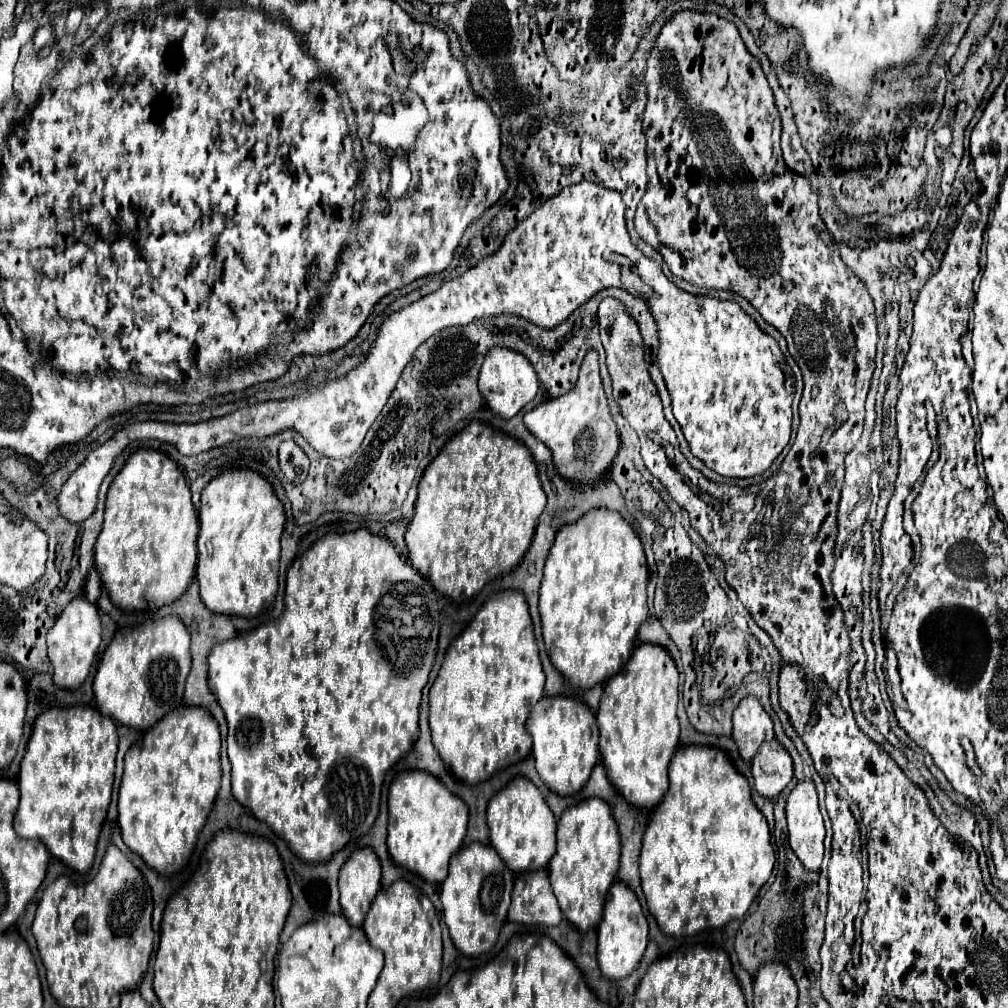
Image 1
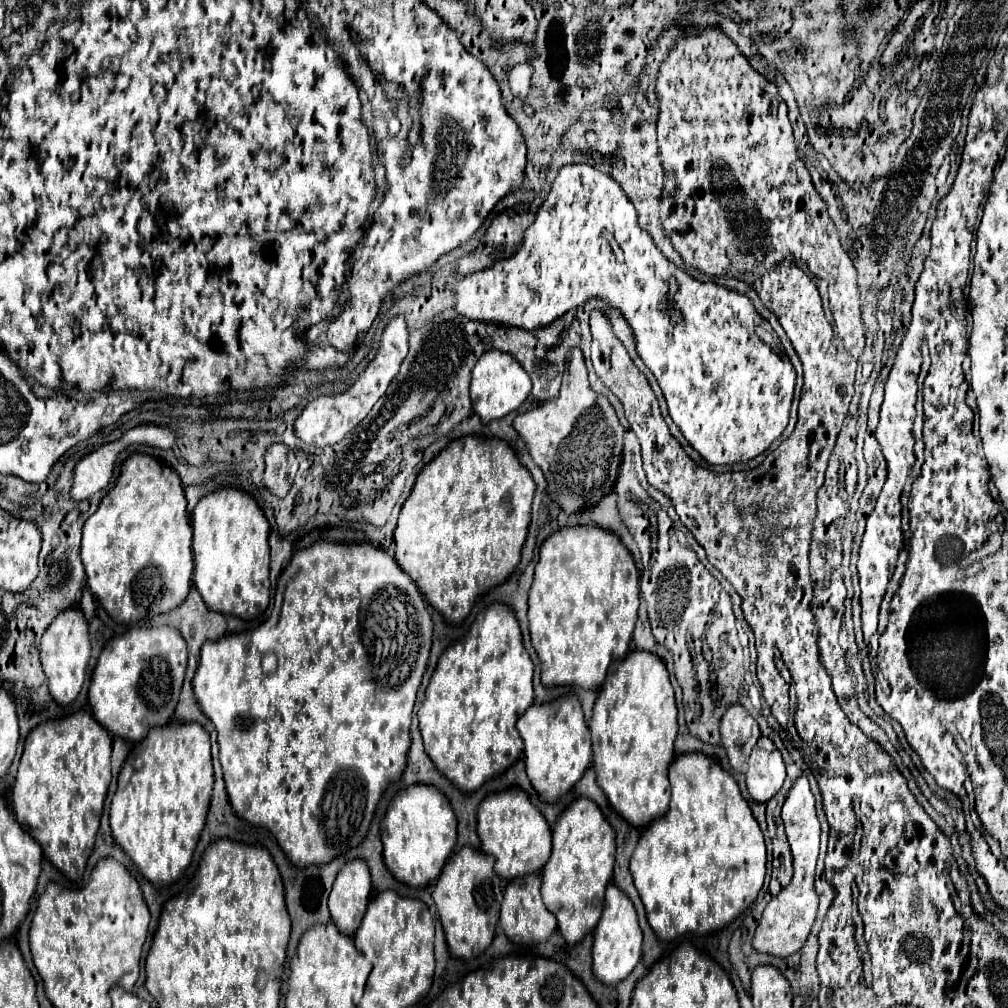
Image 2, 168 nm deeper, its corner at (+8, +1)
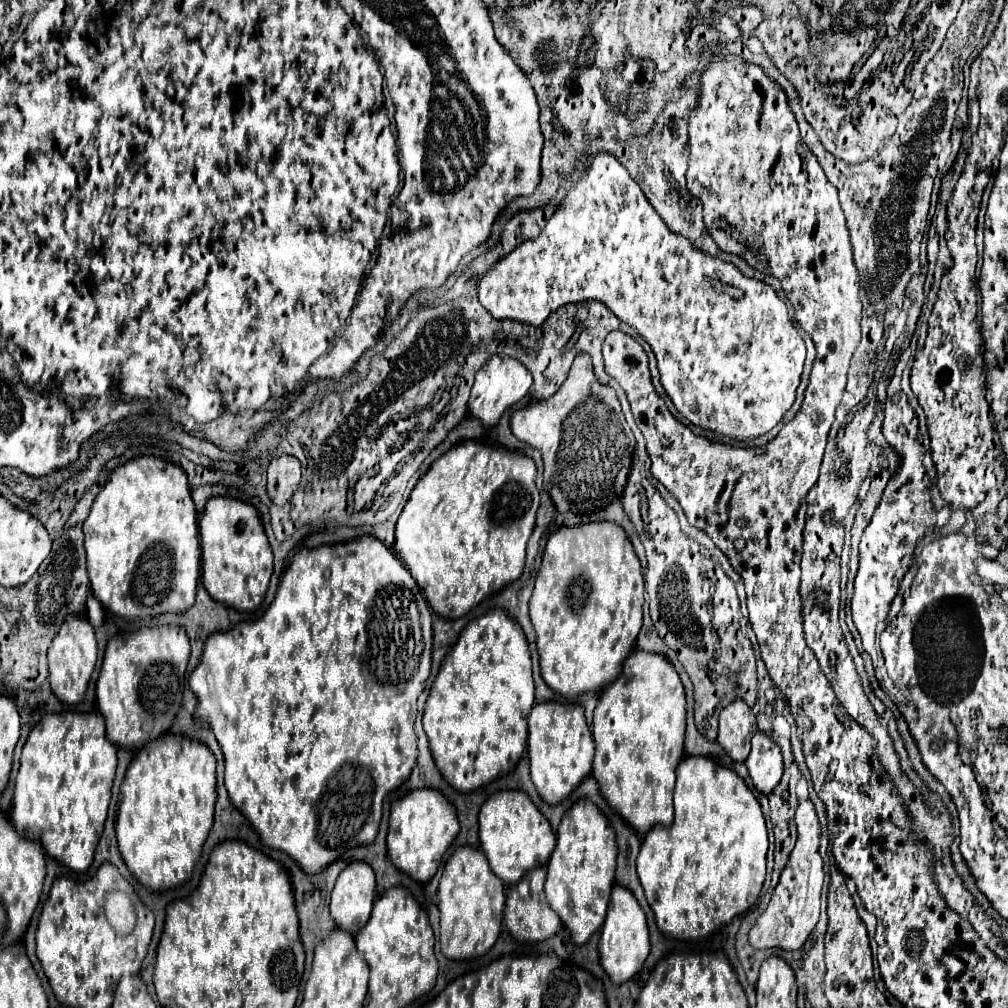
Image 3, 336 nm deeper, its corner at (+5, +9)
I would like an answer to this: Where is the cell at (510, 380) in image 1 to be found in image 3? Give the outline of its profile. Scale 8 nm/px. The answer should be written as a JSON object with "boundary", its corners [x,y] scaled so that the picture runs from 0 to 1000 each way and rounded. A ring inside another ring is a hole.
{"boundary":[[[492,351],[484,357],[484,361],[478,367],[474,367],[470,383],[468,383],[464,407],[470,415],[474,415],[478,419],[480,425],[488,425],[494,421],[494,417],[502,405],[510,403],[514,397],[518,397],[524,391],[526,383],[528,383],[528,373],[516,357]]]}

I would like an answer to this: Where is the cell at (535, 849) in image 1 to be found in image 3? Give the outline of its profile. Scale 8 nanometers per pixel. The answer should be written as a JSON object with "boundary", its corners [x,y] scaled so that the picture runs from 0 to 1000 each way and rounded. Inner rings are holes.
{"boundary":[[[496,784],[486,790],[476,802],[474,815],[476,841],[482,847],[488,865],[500,877],[514,877],[520,865],[534,859],[542,859],[546,847],[552,841],[552,827],[548,825],[546,815],[518,784]]]}

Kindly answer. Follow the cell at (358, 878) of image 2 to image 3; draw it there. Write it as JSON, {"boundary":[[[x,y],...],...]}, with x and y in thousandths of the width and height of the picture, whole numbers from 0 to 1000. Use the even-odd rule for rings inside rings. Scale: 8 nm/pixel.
{"boundary":[[[347,855],[337,865],[331,877],[327,909],[337,923],[345,927],[355,927],[367,911],[371,893],[373,893],[371,863],[363,855]]]}

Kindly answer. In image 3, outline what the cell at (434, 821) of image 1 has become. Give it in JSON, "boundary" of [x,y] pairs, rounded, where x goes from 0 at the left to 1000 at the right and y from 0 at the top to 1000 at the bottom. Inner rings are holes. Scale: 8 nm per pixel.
{"boundary":[[[419,782],[415,786],[403,788],[399,794],[389,798],[387,821],[385,821],[385,851],[387,855],[409,869],[415,875],[427,875],[435,859],[440,853],[442,843],[454,827],[452,802],[429,782]]]}

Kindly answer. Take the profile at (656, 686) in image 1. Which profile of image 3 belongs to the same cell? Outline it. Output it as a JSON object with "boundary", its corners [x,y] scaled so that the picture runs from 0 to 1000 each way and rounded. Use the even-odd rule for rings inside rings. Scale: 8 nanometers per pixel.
{"boundary":[[[637,645],[627,647],[617,661],[613,675],[595,687],[593,700],[589,704],[587,730],[591,736],[591,752],[587,758],[587,770],[595,780],[595,788],[601,792],[629,823],[643,825],[651,817],[665,819],[669,815],[667,784],[671,776],[671,760],[679,752],[679,726],[681,726],[681,687],[669,661],[655,649],[643,649]]]}

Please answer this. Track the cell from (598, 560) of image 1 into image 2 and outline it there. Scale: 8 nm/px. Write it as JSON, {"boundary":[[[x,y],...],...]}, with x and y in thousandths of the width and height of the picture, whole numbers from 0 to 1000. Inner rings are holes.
{"boundary":[[[561,522],[547,530],[535,546],[531,573],[525,587],[527,639],[537,655],[539,681],[576,681],[590,685],[598,679],[608,655],[622,649],[634,603],[634,565],[616,534],[594,522]]]}

